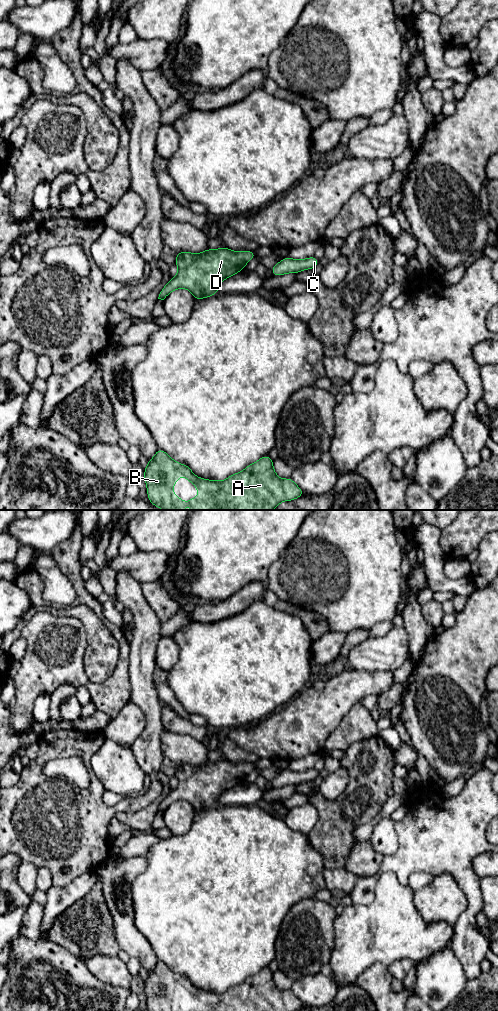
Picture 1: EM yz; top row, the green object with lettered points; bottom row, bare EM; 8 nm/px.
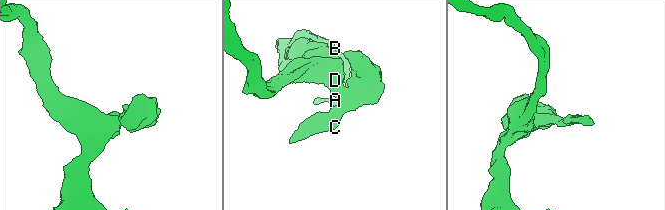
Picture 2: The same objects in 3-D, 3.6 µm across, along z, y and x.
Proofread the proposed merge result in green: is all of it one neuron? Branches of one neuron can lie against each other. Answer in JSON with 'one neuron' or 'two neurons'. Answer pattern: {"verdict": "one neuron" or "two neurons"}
{"verdict": "one neuron"}

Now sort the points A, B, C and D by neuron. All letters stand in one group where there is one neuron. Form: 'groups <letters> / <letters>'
groups A B C D

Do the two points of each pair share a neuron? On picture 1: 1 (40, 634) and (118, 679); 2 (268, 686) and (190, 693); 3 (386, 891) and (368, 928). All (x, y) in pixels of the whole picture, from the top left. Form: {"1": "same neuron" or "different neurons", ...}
{"1": "same neuron", "2": "same neuron", "3": "same neuron"}

